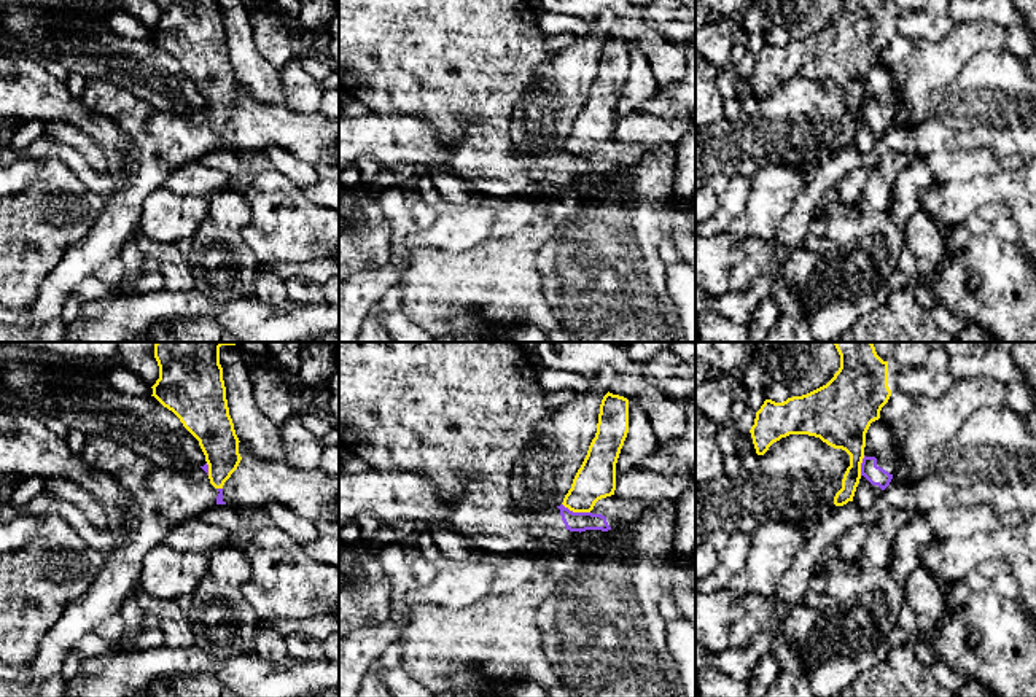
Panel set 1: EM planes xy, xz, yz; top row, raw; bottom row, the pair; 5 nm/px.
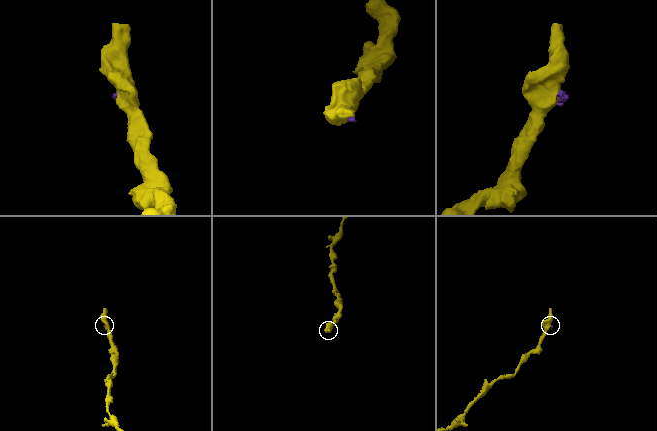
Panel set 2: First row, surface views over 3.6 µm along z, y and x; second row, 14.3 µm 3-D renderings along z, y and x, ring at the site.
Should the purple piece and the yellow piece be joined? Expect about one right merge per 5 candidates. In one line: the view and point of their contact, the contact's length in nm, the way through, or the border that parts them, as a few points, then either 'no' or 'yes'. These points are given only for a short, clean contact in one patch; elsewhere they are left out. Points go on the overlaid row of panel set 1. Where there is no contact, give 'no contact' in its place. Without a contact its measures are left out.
xz (576, 513) | 150 nm | along xz (562, 503), (573, 511), (589, 513) | no

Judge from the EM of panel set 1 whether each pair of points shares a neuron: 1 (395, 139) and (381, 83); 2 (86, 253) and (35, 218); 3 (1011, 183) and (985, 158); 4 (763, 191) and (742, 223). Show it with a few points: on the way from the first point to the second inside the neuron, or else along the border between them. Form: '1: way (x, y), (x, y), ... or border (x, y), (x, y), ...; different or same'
1: border (371, 112), (381, 115), (416, 115), (425, 121); different
2: border (97, 217), (85, 233), (69, 241), (48, 272); different
3: border (1000, 169), (965, 183); different
4: way (763, 199), (750, 215); same

